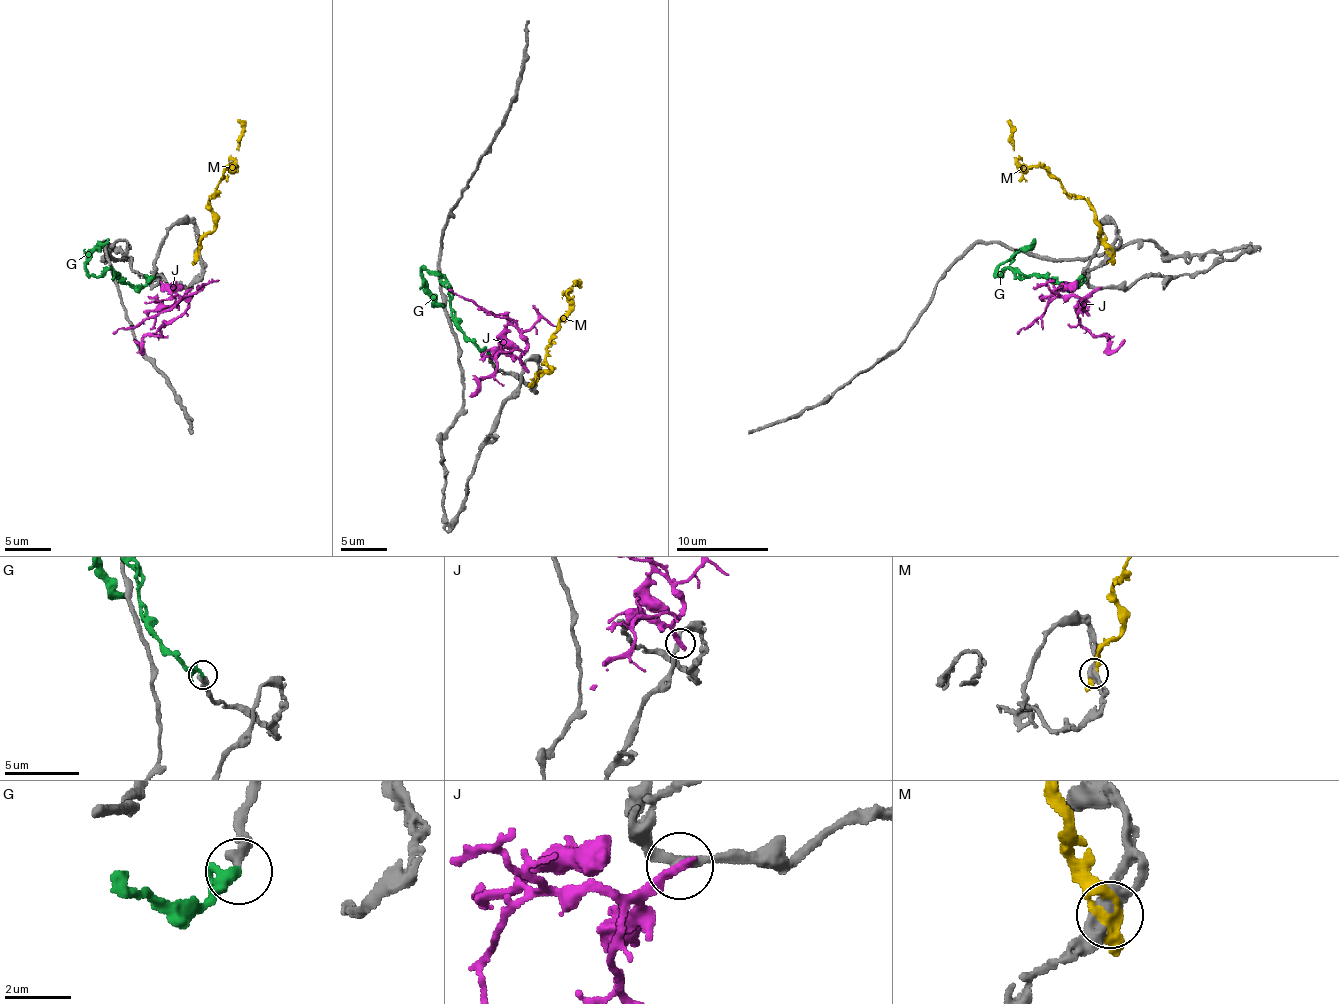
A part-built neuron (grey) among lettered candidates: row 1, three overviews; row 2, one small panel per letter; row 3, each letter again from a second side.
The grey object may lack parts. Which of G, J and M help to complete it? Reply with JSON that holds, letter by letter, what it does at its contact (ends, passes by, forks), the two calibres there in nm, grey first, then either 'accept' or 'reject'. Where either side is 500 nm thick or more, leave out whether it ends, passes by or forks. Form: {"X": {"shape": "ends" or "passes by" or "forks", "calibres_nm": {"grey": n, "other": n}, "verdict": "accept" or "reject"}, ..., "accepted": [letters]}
{"G": {"shape": "ends", "calibres_nm": {"grey": 360, "other": 360}, "verdict": "accept"}, "J": {"shape": "ends", "calibres_nm": {"grey": 280, "other": 320}, "verdict": "reject"}, "M": {"shape": "passes by", "calibres_nm": {"grey": 320, "other": 280}, "verdict": "reject"}, "accepted": ["G"]}

